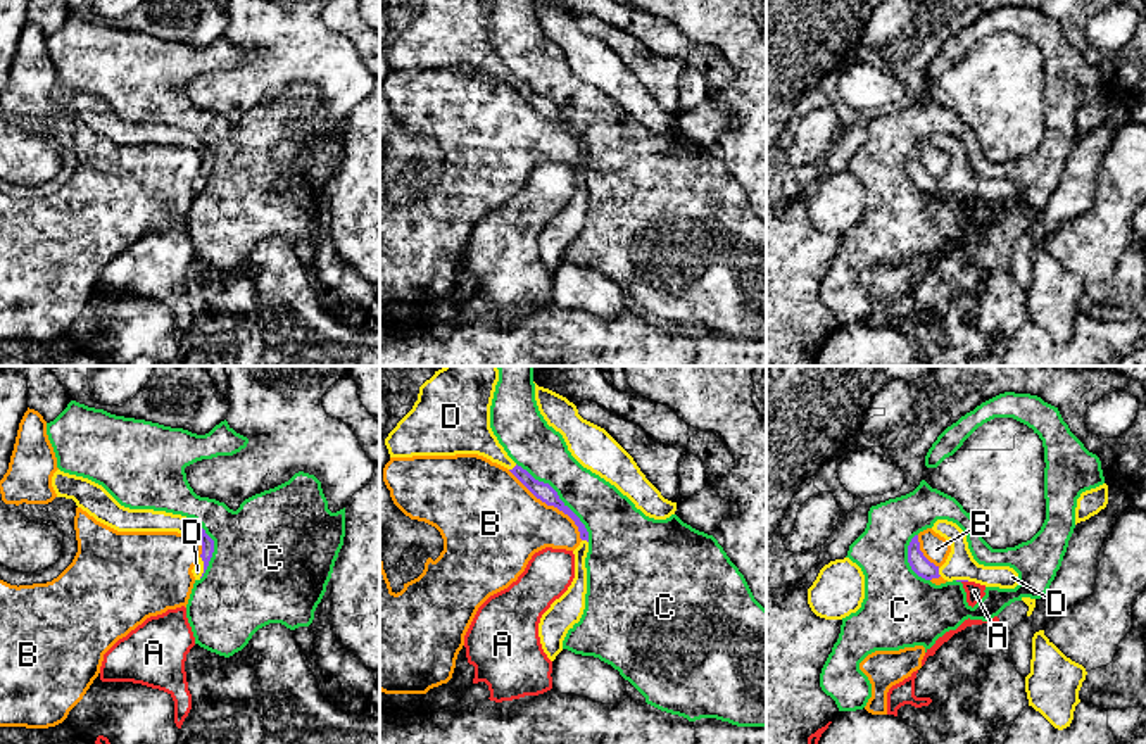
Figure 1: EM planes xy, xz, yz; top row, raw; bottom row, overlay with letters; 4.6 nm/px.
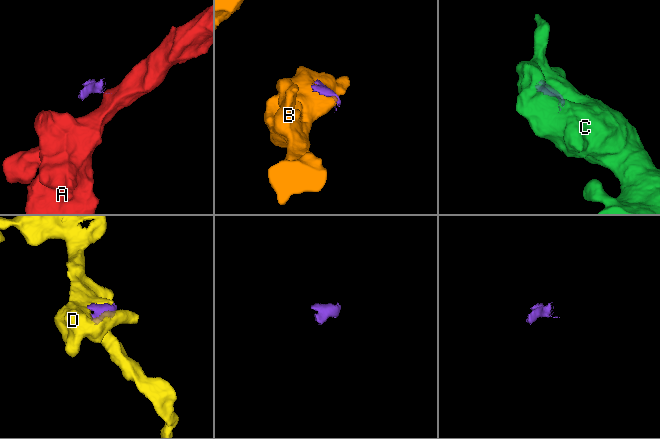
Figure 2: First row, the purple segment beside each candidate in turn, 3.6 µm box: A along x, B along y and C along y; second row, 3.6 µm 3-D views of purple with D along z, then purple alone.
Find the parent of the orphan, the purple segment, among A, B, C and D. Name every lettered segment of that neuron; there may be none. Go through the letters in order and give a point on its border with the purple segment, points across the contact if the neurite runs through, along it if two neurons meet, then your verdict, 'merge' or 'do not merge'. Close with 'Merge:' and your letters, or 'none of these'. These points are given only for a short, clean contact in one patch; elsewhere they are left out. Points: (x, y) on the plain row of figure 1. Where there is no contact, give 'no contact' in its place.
A: meets purple in yz at (965, 194); border along yz (962, 194), (967, 195); do not merge
B: meets purple in xz at (549, 118); do not merge
C: meets purple in xz at (558, 111); do not merge
D: meets purple in xy at (201, 147); merge
Merge: D

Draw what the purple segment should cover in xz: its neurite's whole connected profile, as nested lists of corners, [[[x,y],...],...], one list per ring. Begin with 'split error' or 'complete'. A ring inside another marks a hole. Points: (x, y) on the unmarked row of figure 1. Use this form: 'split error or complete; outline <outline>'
split error; outline [[[419,0],[412,22],[385,52],[390,71],[478,67],[507,81],[537,112],[568,128],[580,145],[575,192],[568,204],[542,228],[538,250],[551,274],[563,264],[570,242],[585,223],[589,145],[557,105],[518,79],[490,41],[495,0]]]

